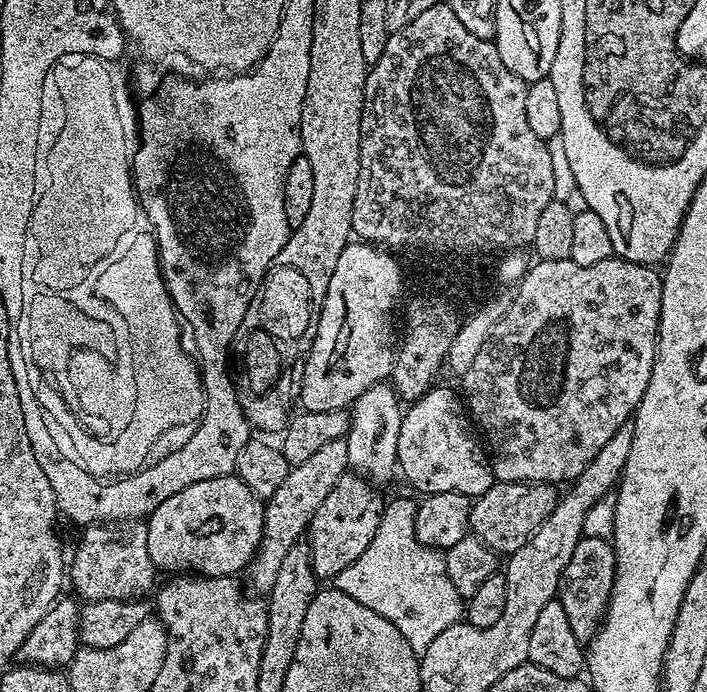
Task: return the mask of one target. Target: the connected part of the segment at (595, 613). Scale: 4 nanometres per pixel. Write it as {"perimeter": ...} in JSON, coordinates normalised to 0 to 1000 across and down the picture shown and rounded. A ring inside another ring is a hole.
{"perimeter":[[[822,775],[818,789],[812,789],[812,801],[806,801],[806,812],[801,812],[789,857],[795,882],[801,882],[801,895],[806,899],[806,910],[812,910],[812,922],[832,928],[847,913],[854,889],[860,886],[870,834],[871,798],[864,785],[851,775]]]}

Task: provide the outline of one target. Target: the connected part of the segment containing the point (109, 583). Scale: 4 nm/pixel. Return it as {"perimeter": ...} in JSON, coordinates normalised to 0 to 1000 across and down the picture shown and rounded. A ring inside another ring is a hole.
{"perimeter":[[[137,754],[115,769],[107,799],[99,803],[99,850],[102,844],[115,868],[195,867],[222,848],[223,824],[212,812],[212,795],[207,795],[208,756]]]}

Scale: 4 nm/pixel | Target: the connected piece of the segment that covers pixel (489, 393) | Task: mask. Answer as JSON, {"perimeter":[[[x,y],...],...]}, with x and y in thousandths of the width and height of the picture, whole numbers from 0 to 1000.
{"perimeter":[[[867,373],[857,379],[846,379],[840,384],[818,384],[809,376],[769,377],[760,374],[755,382],[754,387],[751,383],[751,386],[743,392],[733,410],[736,418],[731,419],[730,429],[727,426],[723,429],[716,454],[699,471],[699,477],[693,483],[692,491],[682,500],[682,506],[678,507],[675,517],[670,520],[670,526],[665,529],[665,535],[653,543],[653,552],[656,552],[656,561],[653,559],[653,577],[661,588],[662,600],[668,603],[672,617],[676,620],[678,629],[687,643],[687,653],[693,660],[696,673],[696,685],[703,695],[727,697],[728,699],[791,701],[793,698],[792,694],[799,694],[799,697],[816,694],[823,685],[823,679],[829,679],[829,673],[835,673],[835,668],[840,668],[840,659],[851,650],[851,645],[857,645],[857,639],[863,639],[863,633],[868,633],[871,623],[895,605],[900,588],[908,581],[908,575],[914,569],[914,558],[919,558],[919,540],[925,535],[928,490],[934,486],[934,449],[936,448],[936,419],[939,418],[939,406],[935,395],[929,392],[926,386],[915,382],[898,382],[890,376],[880,376],[876,373]]]}

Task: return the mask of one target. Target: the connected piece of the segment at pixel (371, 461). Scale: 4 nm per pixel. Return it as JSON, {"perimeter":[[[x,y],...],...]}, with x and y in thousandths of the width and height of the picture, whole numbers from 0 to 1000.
{"perimeter":[[[550,553],[530,555],[495,587],[491,639],[492,675],[528,698],[549,695],[560,685],[563,627],[571,592],[559,562]]]}

